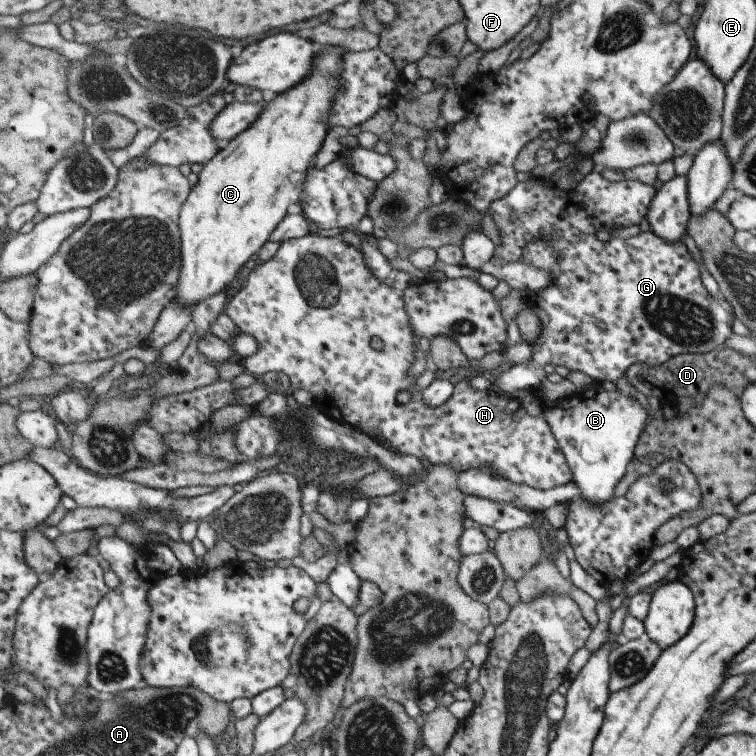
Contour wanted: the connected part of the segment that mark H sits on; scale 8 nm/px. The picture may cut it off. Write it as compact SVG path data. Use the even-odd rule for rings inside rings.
M307 235L303 238L288 240L280 244L277 252L267 261L251 268L244 287L232 297L230 304L226 308L227 314L233 318L240 332L249 334L256 339L258 349L255 354L241 360L248 373L253 374L259 379L266 372L283 372L290 379L293 390L303 388L309 391L314 397L314 405L326 415L330 415L341 423L351 425L353 428L369 436L375 436L391 446L391 450L402 455L415 455L417 458L427 458L433 465L449 464L449 466L458 467L461 471L468 471L477 466L487 466L489 470L495 470L499 476L505 474L515 484L529 485L536 489L553 490L554 488L565 486L574 480L574 471L571 470L570 463L567 462L566 454L557 438L550 422L544 416L534 417L528 413L520 400L515 400L508 395L497 394L493 390L475 390L469 380L462 380L454 386L454 393L451 400L447 400L443 406L433 408L423 400L424 390L417 386L417 377L413 378L409 374L411 366L415 364L415 351L417 349L417 338L414 333L414 326L411 326L410 314L407 314L406 301L403 295L400 295L394 287L389 287L385 282L381 282L375 276L374 270L367 266L365 253L352 244L347 244L341 236L321 236ZM380 337L384 342L383 348L377 350L373 348L372 341ZM401 391L407 391L411 398L405 404L397 403L397 394Z

